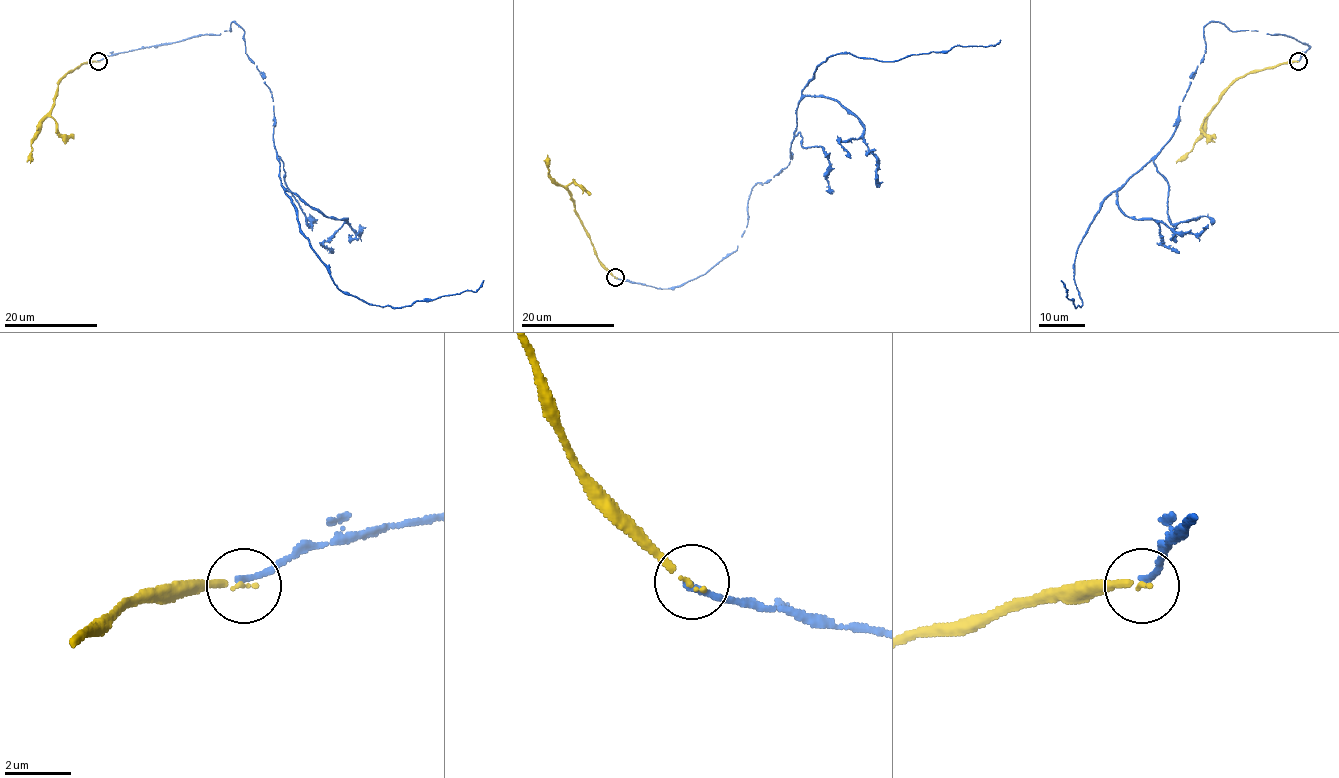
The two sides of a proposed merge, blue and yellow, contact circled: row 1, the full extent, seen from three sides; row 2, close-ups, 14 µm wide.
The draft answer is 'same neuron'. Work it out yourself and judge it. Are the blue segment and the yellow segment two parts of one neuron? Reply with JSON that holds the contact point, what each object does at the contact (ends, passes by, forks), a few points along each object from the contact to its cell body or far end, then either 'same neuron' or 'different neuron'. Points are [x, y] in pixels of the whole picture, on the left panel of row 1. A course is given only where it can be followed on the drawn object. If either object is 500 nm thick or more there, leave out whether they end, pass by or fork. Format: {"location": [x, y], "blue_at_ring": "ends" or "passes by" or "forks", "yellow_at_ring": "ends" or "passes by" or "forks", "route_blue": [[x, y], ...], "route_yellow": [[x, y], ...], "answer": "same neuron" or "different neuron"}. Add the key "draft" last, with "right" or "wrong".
{"location": [98, 61], "blue_at_ring": "ends", "yellow_at_ring": "ends", "route_blue": [[98, 60], [235, 22], [270, 89], [280, 184], [333, 283], [405, 307], [483, 280]], "route_yellow": [[98, 62], [83, 63], [61, 80], [52, 108], [31, 144], [30, 162]], "answer": "different neuron", "draft": "wrong"}

